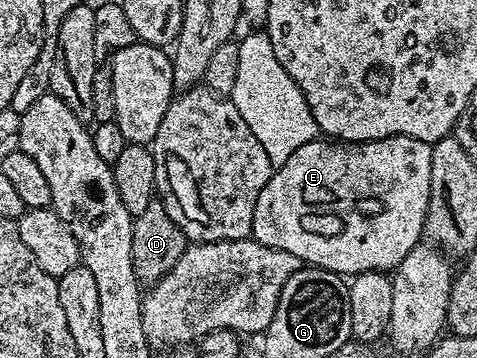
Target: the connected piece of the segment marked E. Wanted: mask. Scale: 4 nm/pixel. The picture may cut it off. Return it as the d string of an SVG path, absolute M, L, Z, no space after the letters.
M405 135L375 139L369 143L345 143L317 137L314 141L302 145L302 149L296 150L290 157L290 161L279 164L273 170L270 181L266 181L262 193L258 193L258 205L254 205L254 225L252 226L251 238L275 251L294 253L294 257L298 257L301 261L310 261L313 267L321 267L345 277L361 275L367 271L391 272L418 246L424 235L424 222L430 201L431 160L431 143L418 141L414 137L406 137Z

